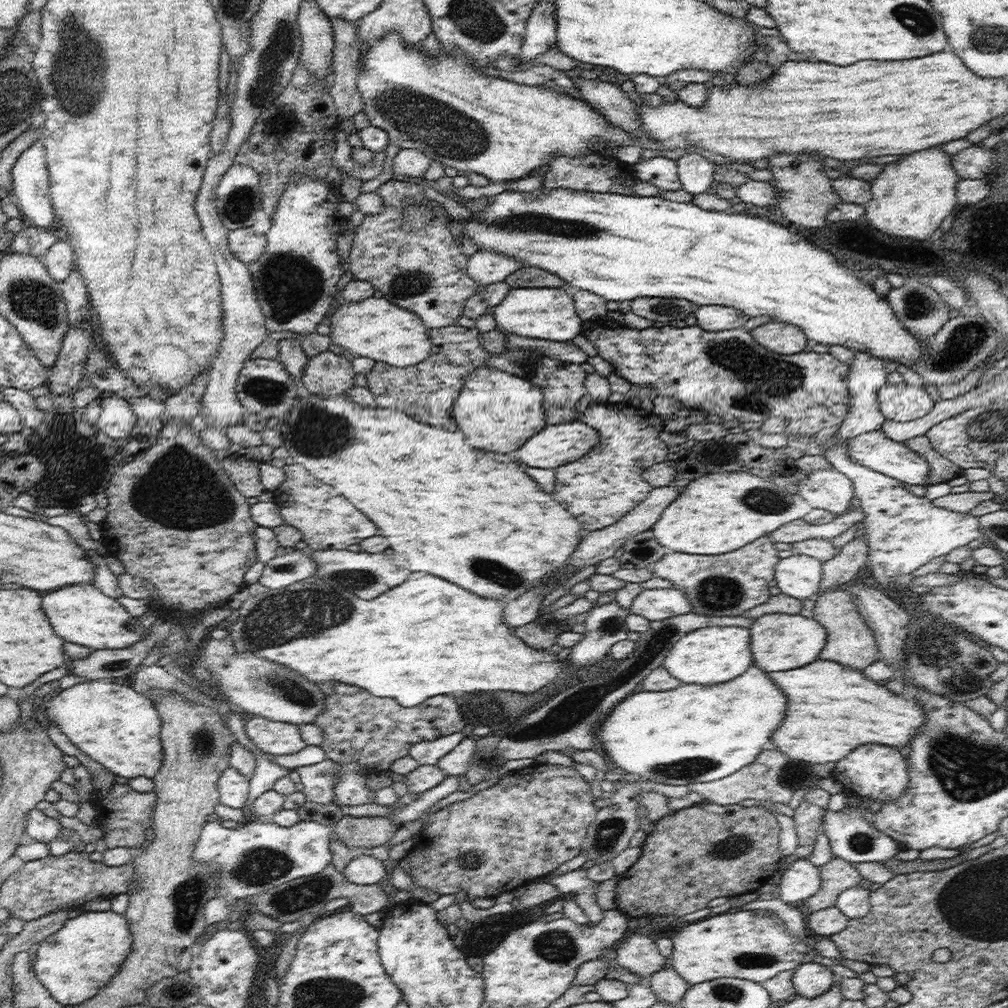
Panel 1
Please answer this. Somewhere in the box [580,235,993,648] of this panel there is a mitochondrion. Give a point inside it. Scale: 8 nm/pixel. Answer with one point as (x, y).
(764, 377)

